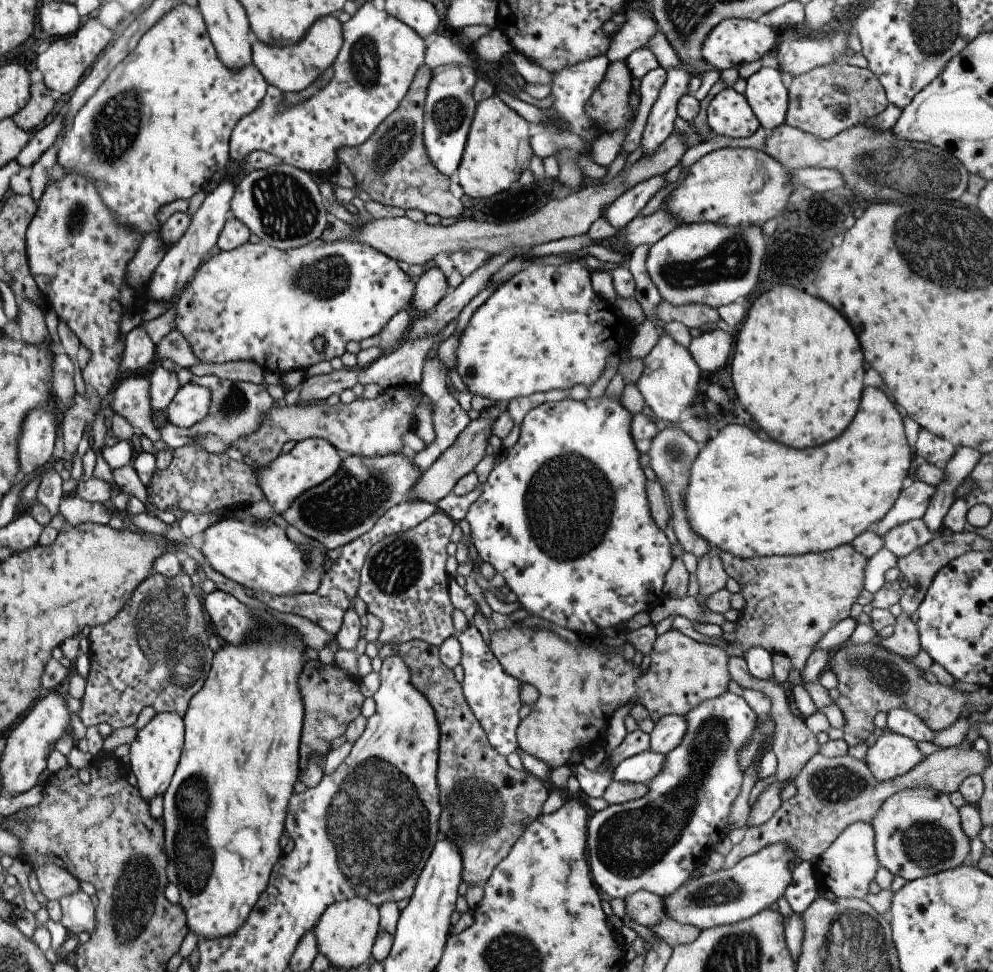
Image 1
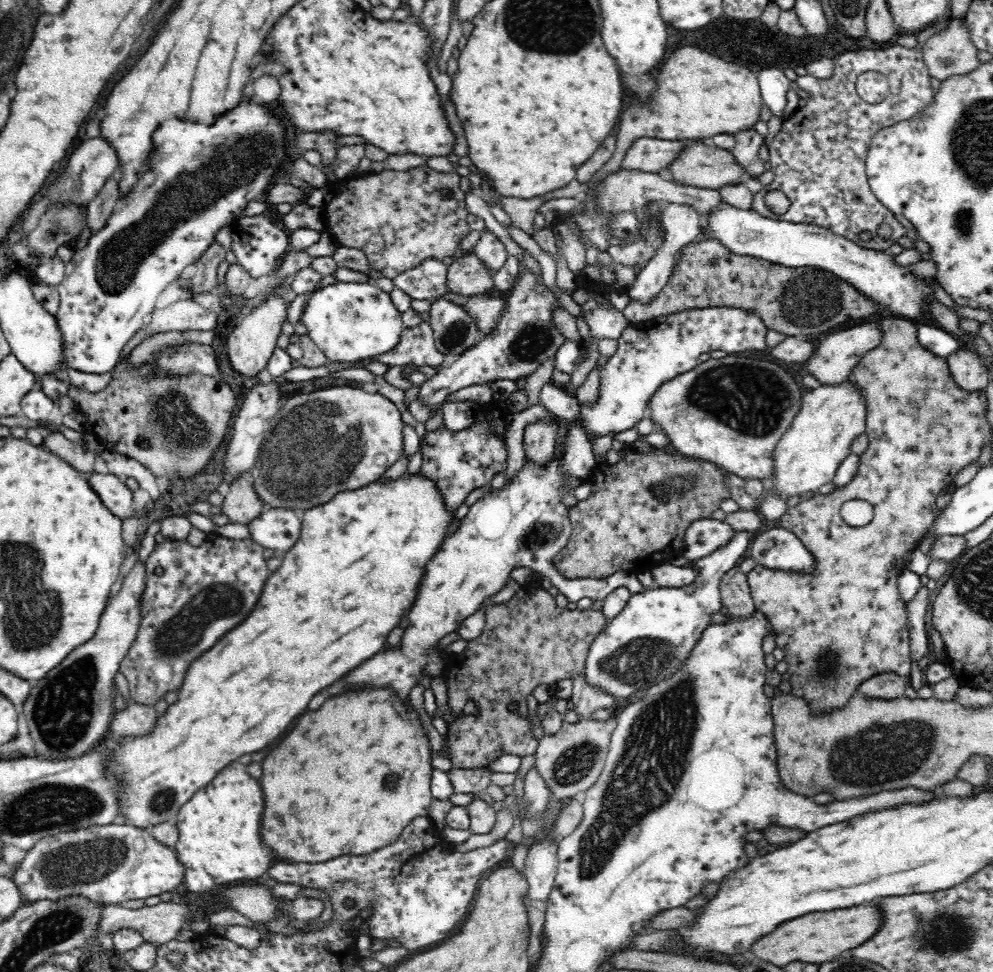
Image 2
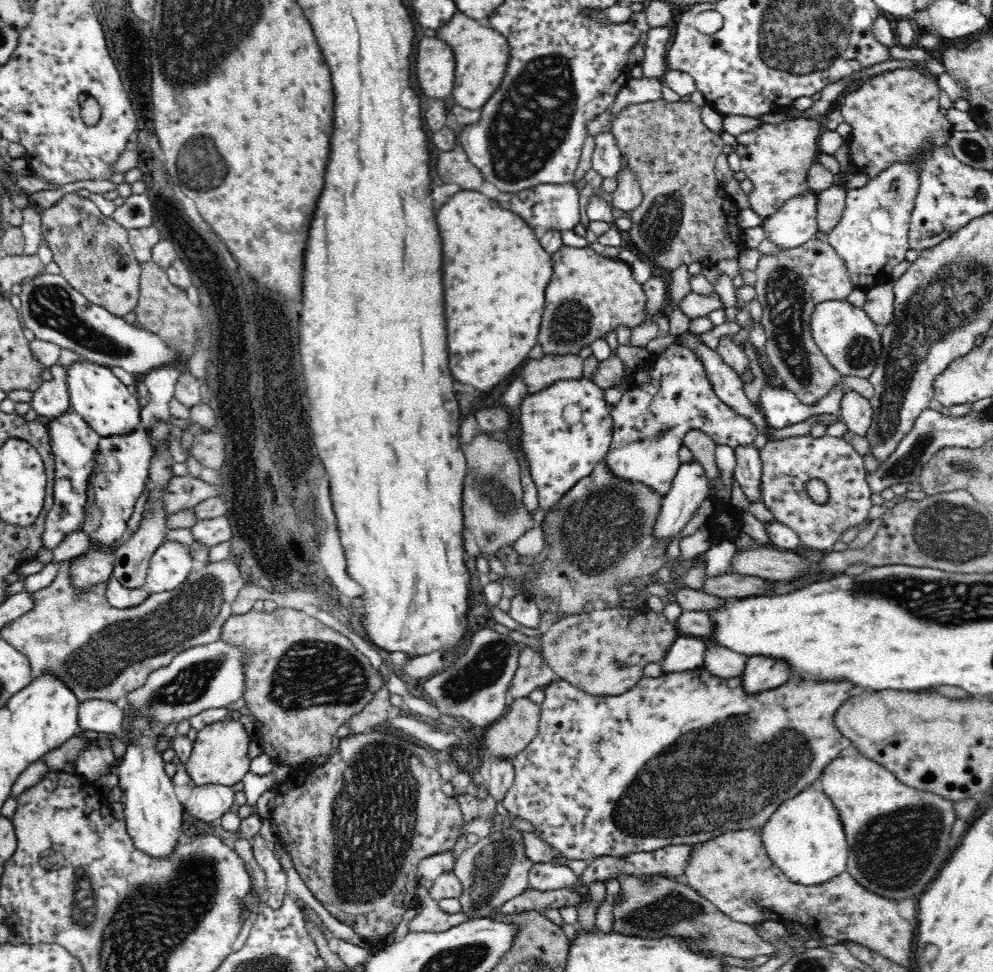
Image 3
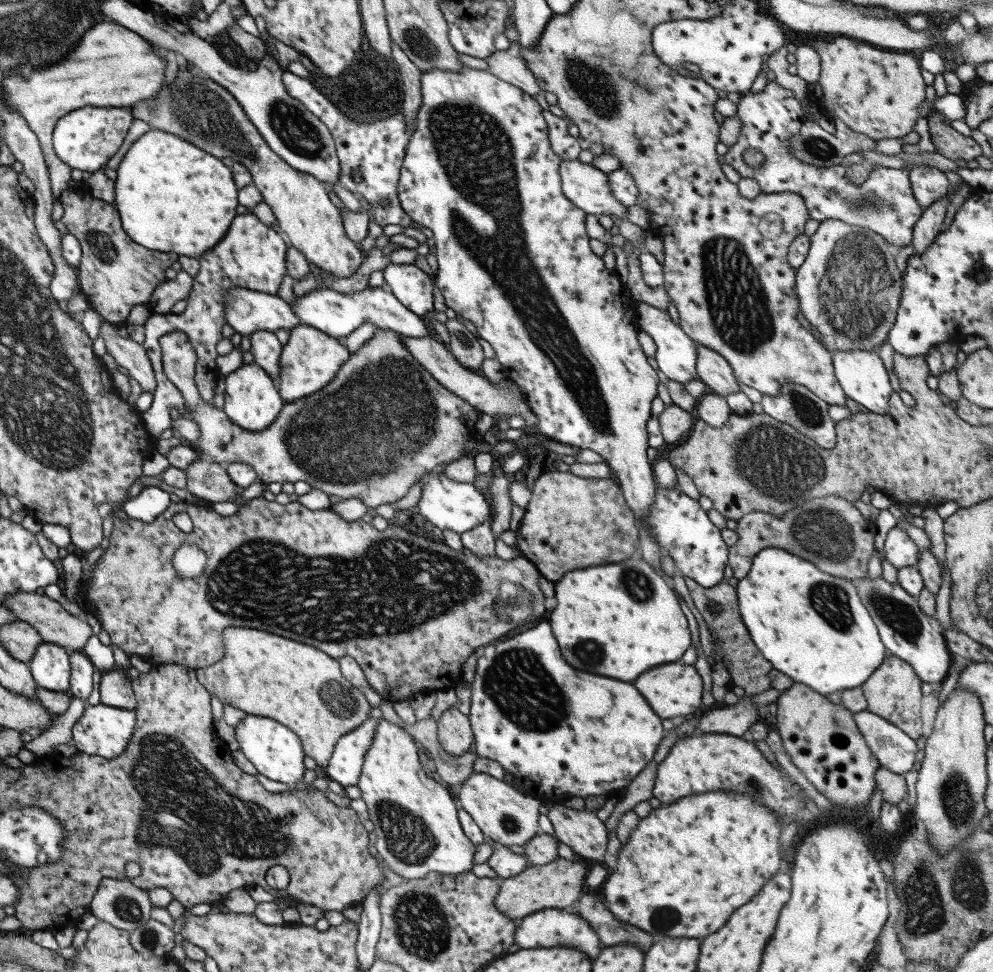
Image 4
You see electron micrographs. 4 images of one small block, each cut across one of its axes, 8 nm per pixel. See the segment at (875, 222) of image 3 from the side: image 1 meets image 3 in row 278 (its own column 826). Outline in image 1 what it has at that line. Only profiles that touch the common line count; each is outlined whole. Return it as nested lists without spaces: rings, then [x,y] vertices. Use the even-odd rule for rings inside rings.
[[[853,822],[841,836],[837,836],[829,848],[813,862],[813,876],[817,892],[831,892],[835,898],[863,900],[869,894],[869,884],[875,882],[879,862],[873,846],[873,828],[867,822]]]

